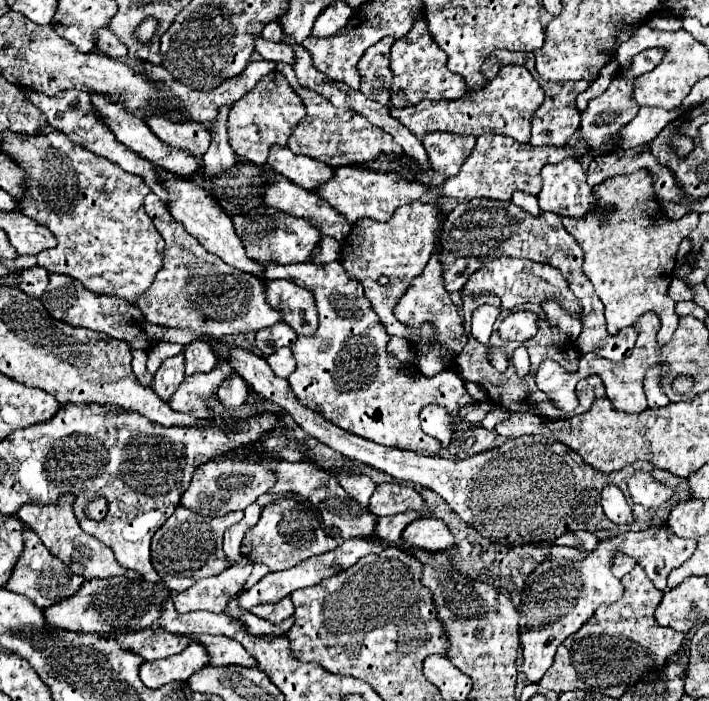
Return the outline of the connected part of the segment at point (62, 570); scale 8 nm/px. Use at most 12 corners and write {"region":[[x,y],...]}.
{"region":[[26,529],[8,591],[36,607],[70,597],[84,577]]}

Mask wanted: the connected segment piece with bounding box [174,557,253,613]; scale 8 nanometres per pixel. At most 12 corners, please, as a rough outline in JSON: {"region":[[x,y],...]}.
{"region":[[253,562],[220,575],[174,595],[176,611],[222,613],[244,589]]}

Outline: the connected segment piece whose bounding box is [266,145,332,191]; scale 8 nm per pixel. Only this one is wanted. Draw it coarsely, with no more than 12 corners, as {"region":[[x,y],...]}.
{"region":[[270,147],[266,165],[308,191],[332,175],[288,147]]}

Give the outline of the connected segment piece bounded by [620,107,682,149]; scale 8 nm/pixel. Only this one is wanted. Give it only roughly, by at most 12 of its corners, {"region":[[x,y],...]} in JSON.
{"region":[[640,107],[622,129],[620,147],[652,141],[682,109]]}

